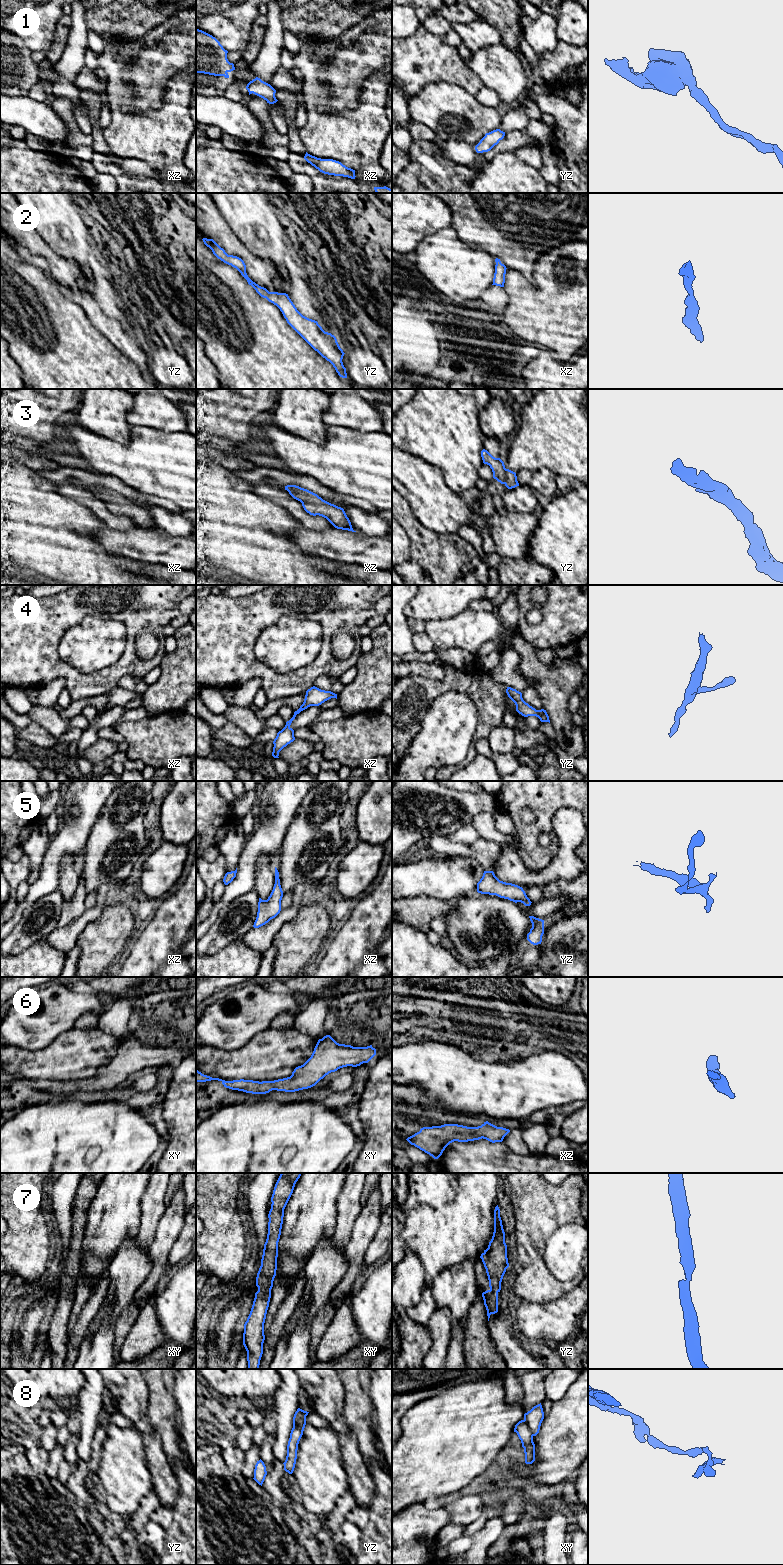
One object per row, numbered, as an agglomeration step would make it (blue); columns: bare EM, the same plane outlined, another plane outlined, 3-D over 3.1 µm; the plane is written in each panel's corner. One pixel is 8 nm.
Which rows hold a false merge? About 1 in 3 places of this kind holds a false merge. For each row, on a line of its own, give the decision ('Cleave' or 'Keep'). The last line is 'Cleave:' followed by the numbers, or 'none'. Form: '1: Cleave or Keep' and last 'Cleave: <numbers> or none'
1: Keep
2: Keep
3: Keep
4: Keep
5: Keep
6: Keep
7: Keep
8: Cleave
Cleave: 8

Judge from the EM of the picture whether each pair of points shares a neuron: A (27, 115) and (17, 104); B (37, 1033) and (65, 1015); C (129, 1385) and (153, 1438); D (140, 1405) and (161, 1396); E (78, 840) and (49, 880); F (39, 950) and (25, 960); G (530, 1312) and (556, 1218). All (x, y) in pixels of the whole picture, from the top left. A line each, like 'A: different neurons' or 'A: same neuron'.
A: same neuron
B: same neuron
C: same neuron
D: different neurons
E: same neuron
F: same neuron
G: same neuron

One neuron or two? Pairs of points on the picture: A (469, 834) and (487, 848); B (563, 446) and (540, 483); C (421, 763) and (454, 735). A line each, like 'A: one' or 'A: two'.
A: two
B: two
C: one

